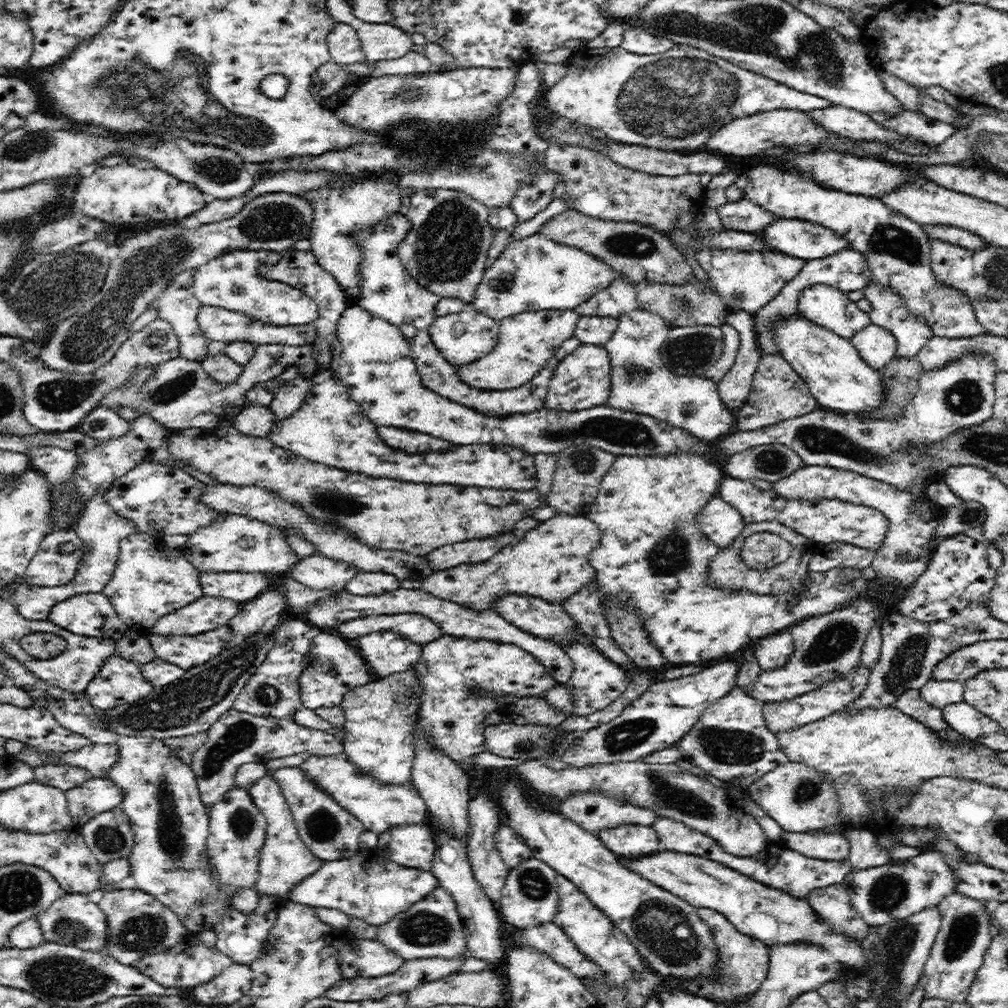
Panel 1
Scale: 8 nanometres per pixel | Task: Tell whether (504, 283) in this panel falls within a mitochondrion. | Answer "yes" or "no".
yes

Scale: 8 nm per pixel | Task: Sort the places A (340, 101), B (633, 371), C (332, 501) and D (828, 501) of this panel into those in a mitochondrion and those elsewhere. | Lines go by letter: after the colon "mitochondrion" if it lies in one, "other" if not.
A: other
B: mitochondrion
C: mitochondrion
D: other

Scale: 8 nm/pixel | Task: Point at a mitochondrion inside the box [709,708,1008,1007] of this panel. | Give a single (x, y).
(898, 943)

